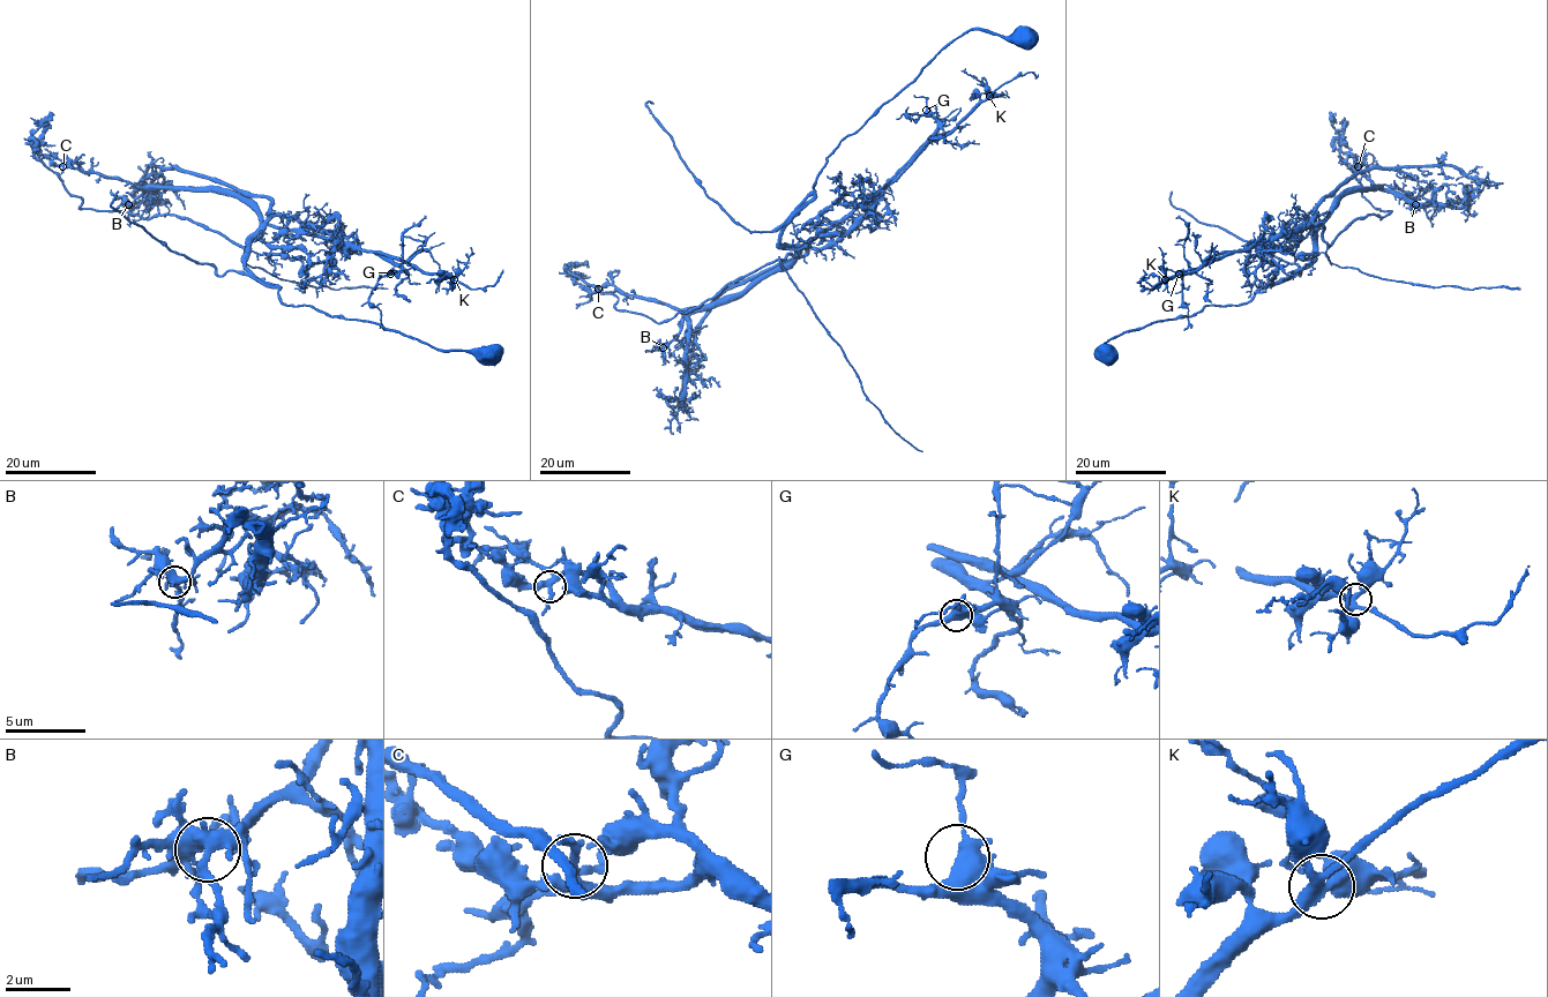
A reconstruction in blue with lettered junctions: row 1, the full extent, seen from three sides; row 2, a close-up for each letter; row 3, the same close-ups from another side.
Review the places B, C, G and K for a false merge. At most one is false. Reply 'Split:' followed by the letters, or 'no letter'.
Split: C

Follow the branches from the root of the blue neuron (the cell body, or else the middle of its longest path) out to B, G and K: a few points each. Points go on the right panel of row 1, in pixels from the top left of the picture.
B: (1107, 355), (1098, 350), (1111, 338), (1243, 304), (1306, 267), (1313, 233), (1351, 192), (1396, 187), (1415, 204)
G: (1107, 355), (1098, 350), (1111, 338), (1204, 306), (1240, 305), (1280, 284), (1313, 259), (1314, 224), (1179, 274)
K: (1107, 355), (1098, 350), (1111, 338), (1204, 306), (1240, 305), (1280, 284), (1313, 259), (1314, 224), (1165, 279)

